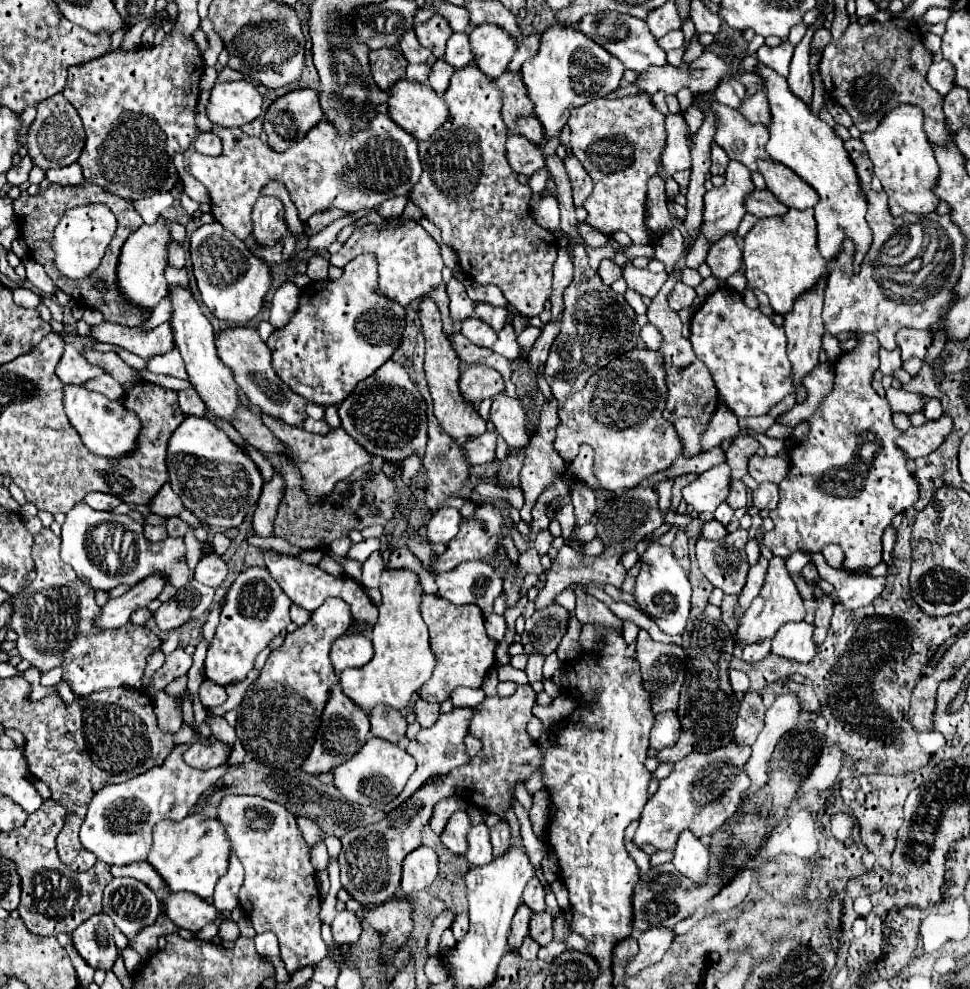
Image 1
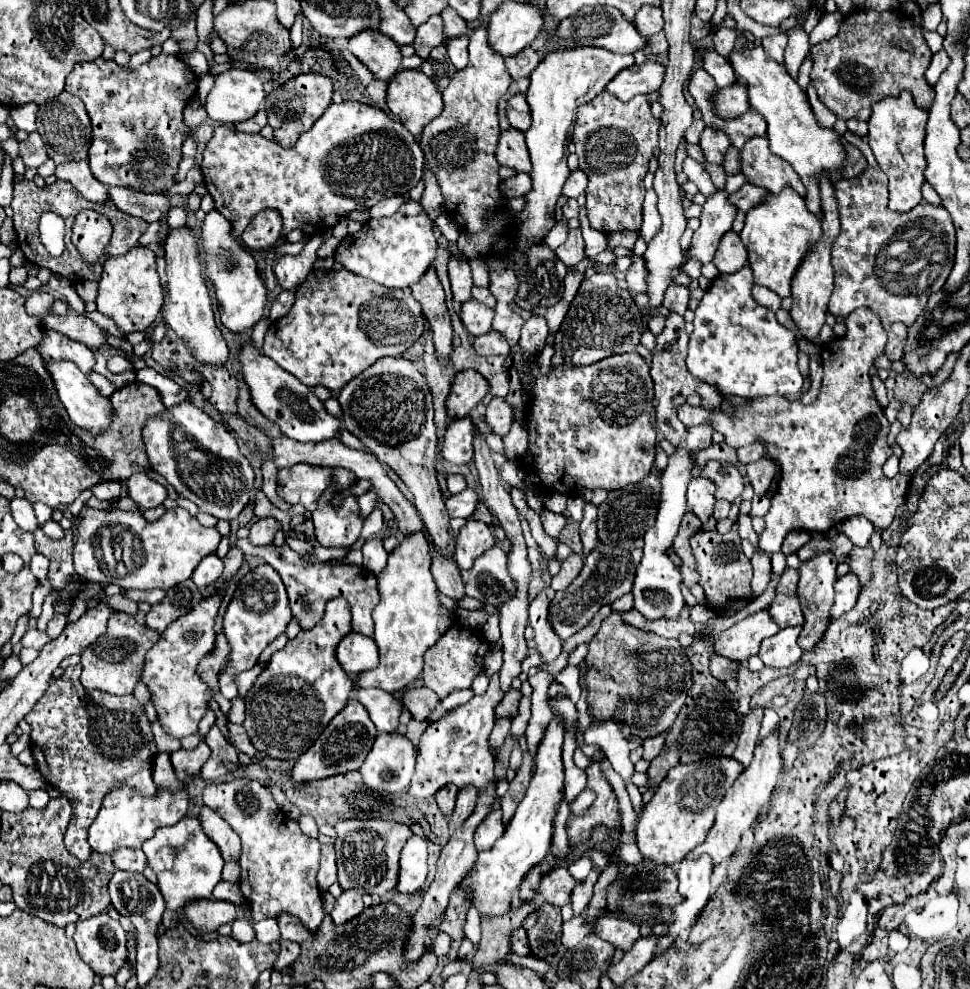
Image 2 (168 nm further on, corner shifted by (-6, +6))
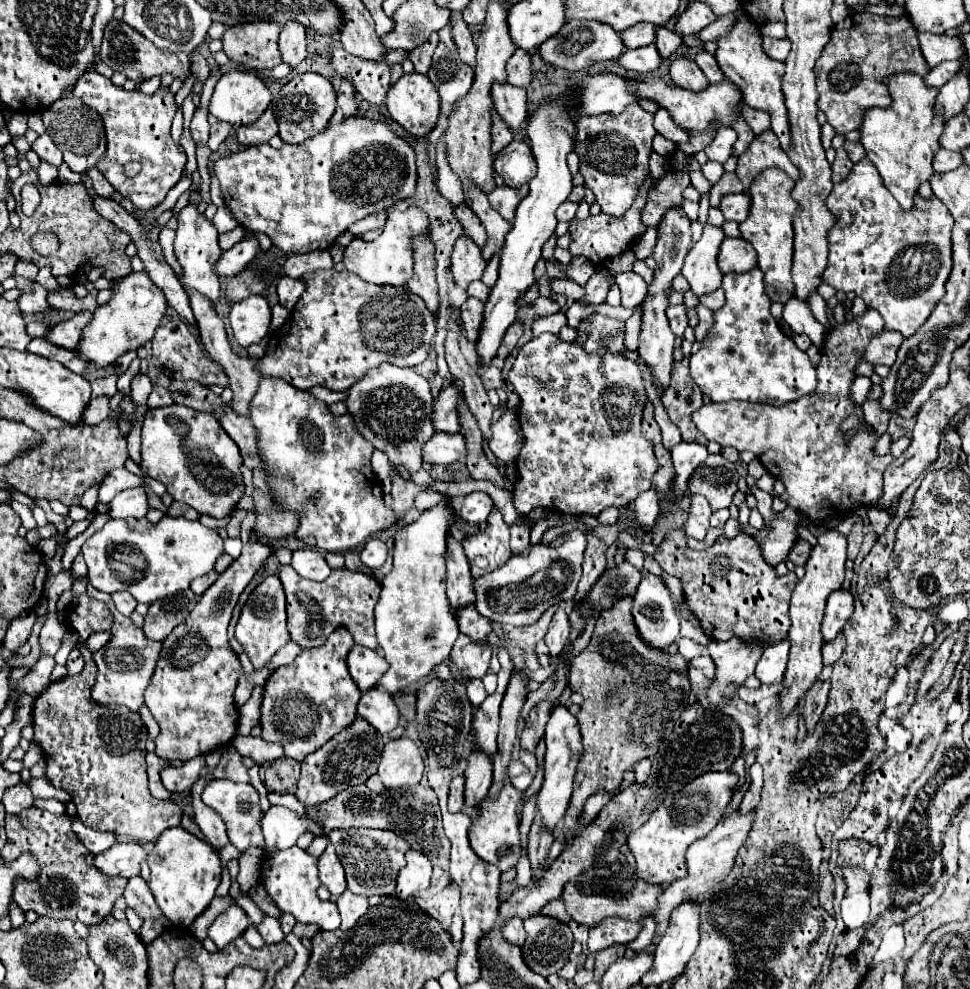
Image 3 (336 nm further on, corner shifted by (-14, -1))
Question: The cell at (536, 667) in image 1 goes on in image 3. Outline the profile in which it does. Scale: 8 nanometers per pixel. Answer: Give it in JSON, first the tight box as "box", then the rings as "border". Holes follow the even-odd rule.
{"box":[545,607,571,657],"border":[[[559,607],[551,619],[549,631],[545,635],[545,643],[549,647],[549,655],[557,657],[559,653],[563,653],[567,641],[569,641],[569,633],[571,633],[571,625],[567,621],[567,613]]]}

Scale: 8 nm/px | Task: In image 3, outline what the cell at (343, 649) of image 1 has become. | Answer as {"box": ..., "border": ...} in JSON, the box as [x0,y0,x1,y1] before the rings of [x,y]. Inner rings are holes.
{"box":[347,645,389,693],"border":[[[353,645],[347,657],[349,673],[357,687],[365,693],[367,689],[373,689],[377,681],[383,677],[383,673],[389,669],[387,661],[373,649],[367,649],[363,645]]]}

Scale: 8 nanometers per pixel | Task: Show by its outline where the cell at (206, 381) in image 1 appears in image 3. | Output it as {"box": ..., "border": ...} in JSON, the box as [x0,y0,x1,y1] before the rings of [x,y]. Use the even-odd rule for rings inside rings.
{"box":[175,205,223,307],"border":[[[187,205],[181,211],[179,227],[177,227],[177,235],[175,235],[175,257],[183,269],[183,273],[179,275],[179,283],[185,289],[193,289],[193,291],[201,293],[203,297],[207,297],[213,307],[219,303],[219,295],[221,295],[221,283],[219,283],[219,275],[215,273],[215,265],[223,251],[219,247],[217,235],[219,233],[217,233],[215,225],[211,221],[207,221],[205,215],[201,215],[195,205]]]}

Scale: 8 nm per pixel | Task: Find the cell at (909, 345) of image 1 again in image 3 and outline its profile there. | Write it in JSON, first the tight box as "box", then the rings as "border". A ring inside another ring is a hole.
{"box":[865,331,903,365],"border":[[[883,331],[879,337],[871,339],[871,345],[867,347],[865,361],[873,365],[893,365],[897,359],[899,345],[903,343],[903,335],[897,331]]]}

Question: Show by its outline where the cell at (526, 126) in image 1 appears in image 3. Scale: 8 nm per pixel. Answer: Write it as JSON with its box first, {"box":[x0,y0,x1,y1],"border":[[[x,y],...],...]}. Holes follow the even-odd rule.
{"box":[491,83,527,131],"border":[[[495,83],[491,87],[491,95],[495,99],[495,111],[503,117],[503,121],[519,131],[527,119],[527,95],[523,89],[513,87],[509,83]]]}

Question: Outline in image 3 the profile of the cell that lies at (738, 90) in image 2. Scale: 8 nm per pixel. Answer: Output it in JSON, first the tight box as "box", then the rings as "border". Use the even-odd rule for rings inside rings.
{"box":[631,77,743,131],"border":[[[647,77],[643,81],[635,81],[631,91],[635,91],[639,97],[655,99],[663,109],[671,113],[675,123],[679,123],[685,129],[697,129],[697,131],[707,131],[713,121],[717,121],[719,127],[731,127],[739,119],[741,105],[743,105],[743,93],[737,89],[737,85],[731,85],[731,81],[721,81],[695,93],[683,87],[667,85],[659,77]]]}

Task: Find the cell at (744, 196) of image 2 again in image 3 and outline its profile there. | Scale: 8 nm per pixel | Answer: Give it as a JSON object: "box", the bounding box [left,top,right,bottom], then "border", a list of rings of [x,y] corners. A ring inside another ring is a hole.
{"box":[721,193,751,221],"border":[[[735,193],[735,195],[725,195],[721,199],[721,211],[727,221],[745,221],[749,217],[751,209],[751,197],[747,193]]]}

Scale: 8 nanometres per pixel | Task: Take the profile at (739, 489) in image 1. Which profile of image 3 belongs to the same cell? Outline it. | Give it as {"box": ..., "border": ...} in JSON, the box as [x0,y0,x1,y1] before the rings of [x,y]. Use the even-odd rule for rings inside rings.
{"box":[691,455,739,511],"border":[[[709,455],[707,461],[695,469],[695,477],[691,477],[691,493],[707,497],[713,511],[717,511],[733,503],[737,481],[739,473],[731,461],[723,455]]]}

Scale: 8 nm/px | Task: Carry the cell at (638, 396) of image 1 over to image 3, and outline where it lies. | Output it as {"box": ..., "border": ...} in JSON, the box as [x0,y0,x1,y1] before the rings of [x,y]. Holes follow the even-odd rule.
{"box":[509,333,657,515],"border":[[[543,333],[521,347],[509,381],[521,397],[519,421],[525,433],[525,445],[517,457],[519,479],[515,481],[515,509],[529,513],[535,507],[571,515],[599,515],[605,507],[625,507],[651,487],[657,471],[653,443],[641,435],[643,409],[647,391],[639,365],[631,359],[611,353],[591,357],[571,343],[559,341],[557,335]]]}

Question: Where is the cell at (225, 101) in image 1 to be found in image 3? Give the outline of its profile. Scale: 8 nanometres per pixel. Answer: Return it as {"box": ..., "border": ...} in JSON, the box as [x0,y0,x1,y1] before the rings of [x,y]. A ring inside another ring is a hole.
{"box":[209,71,271,127],"border":[[[229,71],[215,85],[209,113],[239,127],[257,121],[269,103],[271,93],[257,75],[249,71]]]}

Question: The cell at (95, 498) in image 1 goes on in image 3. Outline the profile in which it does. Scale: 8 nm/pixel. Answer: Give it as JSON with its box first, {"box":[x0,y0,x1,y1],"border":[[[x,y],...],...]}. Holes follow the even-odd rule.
{"box":[99,469,143,505],"border":[[[115,469],[103,479],[103,485],[99,487],[99,501],[109,505],[115,495],[119,495],[129,487],[139,487],[139,485],[143,485],[143,481],[137,475],[129,473],[127,469]]]}

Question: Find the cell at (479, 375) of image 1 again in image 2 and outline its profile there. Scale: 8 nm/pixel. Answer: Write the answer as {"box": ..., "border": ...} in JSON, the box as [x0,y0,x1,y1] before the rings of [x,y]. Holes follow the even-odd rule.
{"box":[445,370,489,418],"border":[[[475,370],[457,372],[451,382],[449,396],[445,400],[447,414],[453,418],[467,416],[483,400],[487,392],[489,392],[489,384],[479,372]]]}

